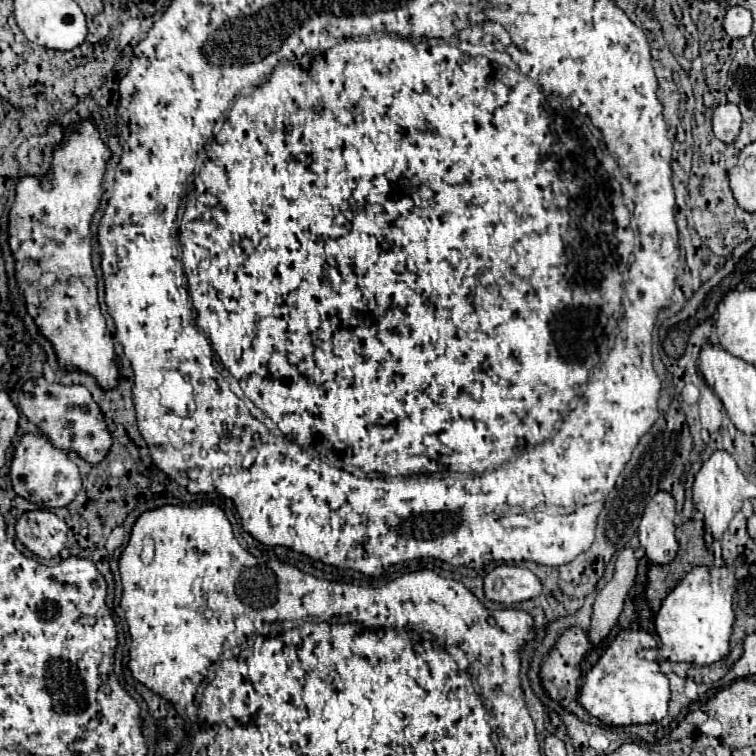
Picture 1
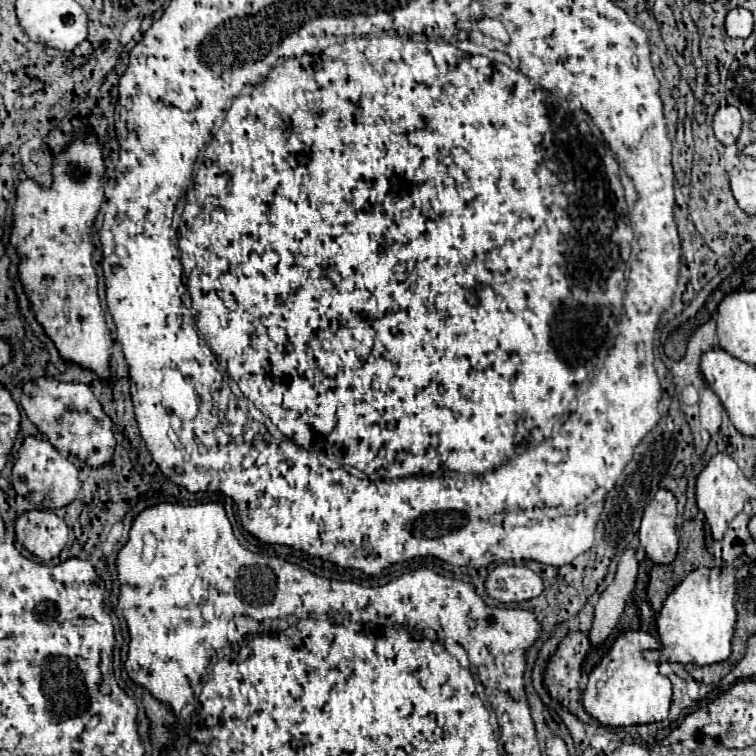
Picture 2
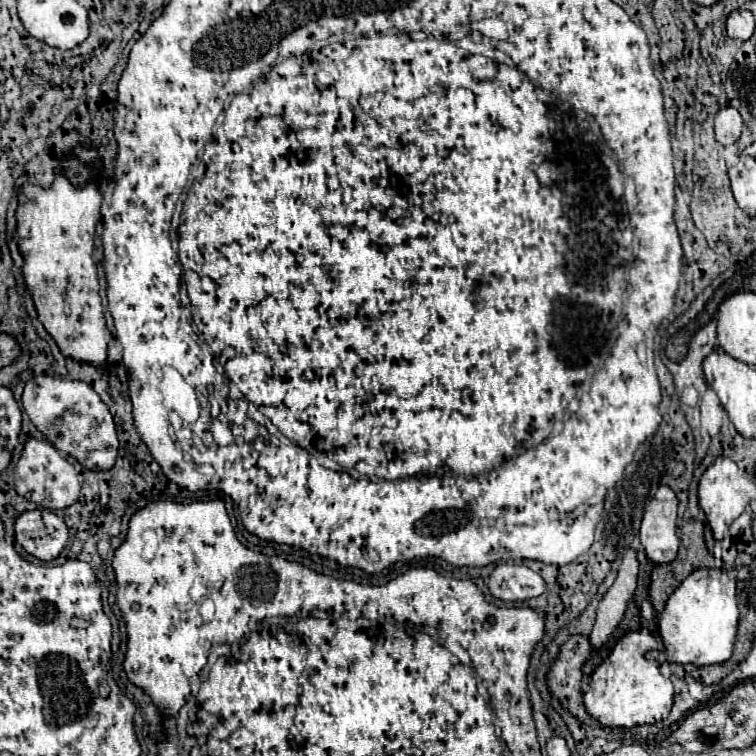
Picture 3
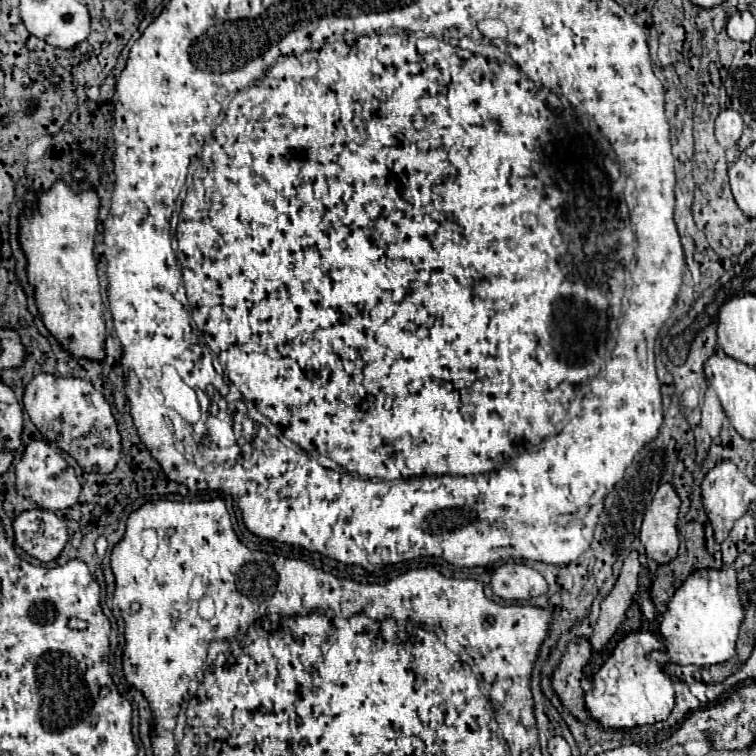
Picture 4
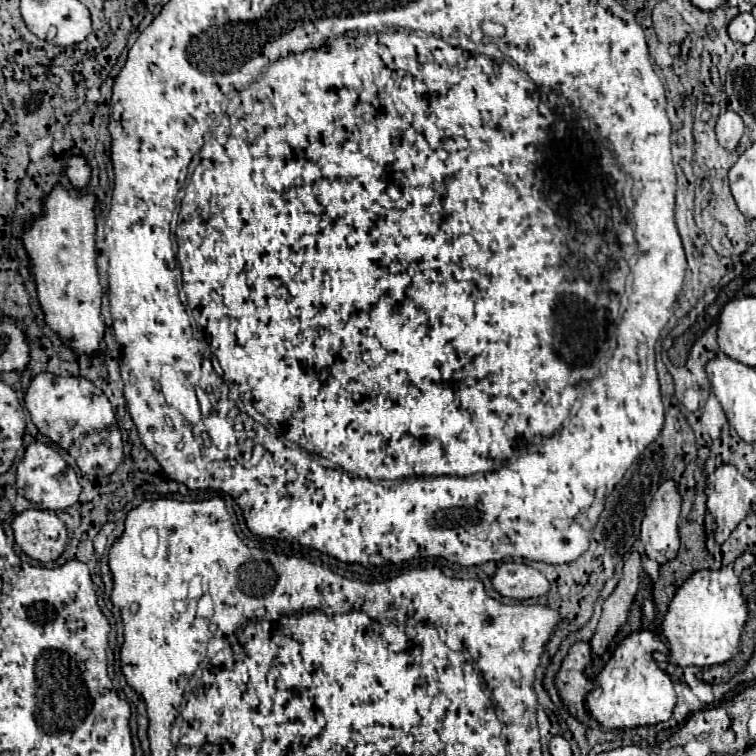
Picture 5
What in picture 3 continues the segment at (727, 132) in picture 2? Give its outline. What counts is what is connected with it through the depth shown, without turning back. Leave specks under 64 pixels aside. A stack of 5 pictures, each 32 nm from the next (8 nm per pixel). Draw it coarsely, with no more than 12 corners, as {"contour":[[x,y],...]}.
{"contour":[[736,108],[716,114],[716,140],[732,146],[742,132]]}

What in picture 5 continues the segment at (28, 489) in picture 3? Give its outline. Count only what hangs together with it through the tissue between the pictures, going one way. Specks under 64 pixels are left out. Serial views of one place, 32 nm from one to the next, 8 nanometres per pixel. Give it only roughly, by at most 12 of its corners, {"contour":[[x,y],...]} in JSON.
{"contour":[[40,442],[16,470],[20,496],[44,510],[76,504],[74,468]]}

